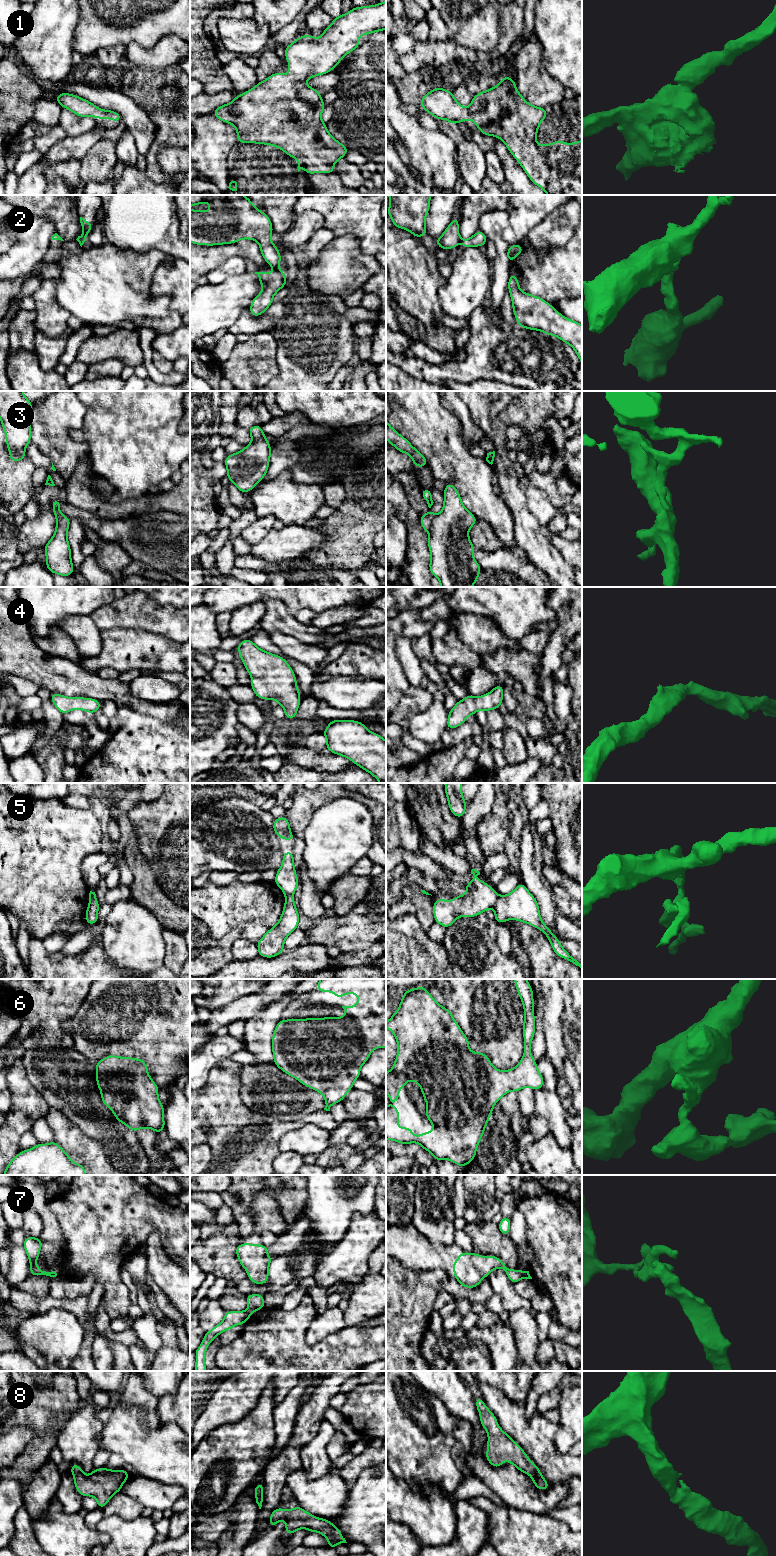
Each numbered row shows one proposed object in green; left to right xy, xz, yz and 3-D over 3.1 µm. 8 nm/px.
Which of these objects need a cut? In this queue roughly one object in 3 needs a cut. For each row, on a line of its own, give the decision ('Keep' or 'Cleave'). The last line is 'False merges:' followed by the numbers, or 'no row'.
1: Keep
2: Cleave
3: Cleave
4: Keep
5: Cleave
6: Keep
7: Cleave
8: Keep
False merges: 2, 3, 5, 7

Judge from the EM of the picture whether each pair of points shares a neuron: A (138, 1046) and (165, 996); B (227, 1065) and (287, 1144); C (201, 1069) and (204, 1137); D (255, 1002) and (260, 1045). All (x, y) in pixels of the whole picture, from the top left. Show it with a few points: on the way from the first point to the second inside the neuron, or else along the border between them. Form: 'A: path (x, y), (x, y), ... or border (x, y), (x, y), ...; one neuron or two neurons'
A: border (157, 989), (160, 1010), (166, 1014); two neurons
B: border (301, 1124), (281, 1137), (279, 1151); two neurons
C: border (214, 1066), (209, 1072), (208, 1080), (200, 1088); two neurons
D: border (277, 1001), (267, 1005), (255, 1016), (245, 1021); two neurons

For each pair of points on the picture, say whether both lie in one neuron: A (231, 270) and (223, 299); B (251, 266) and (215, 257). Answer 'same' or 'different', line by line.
A: different
B: different

